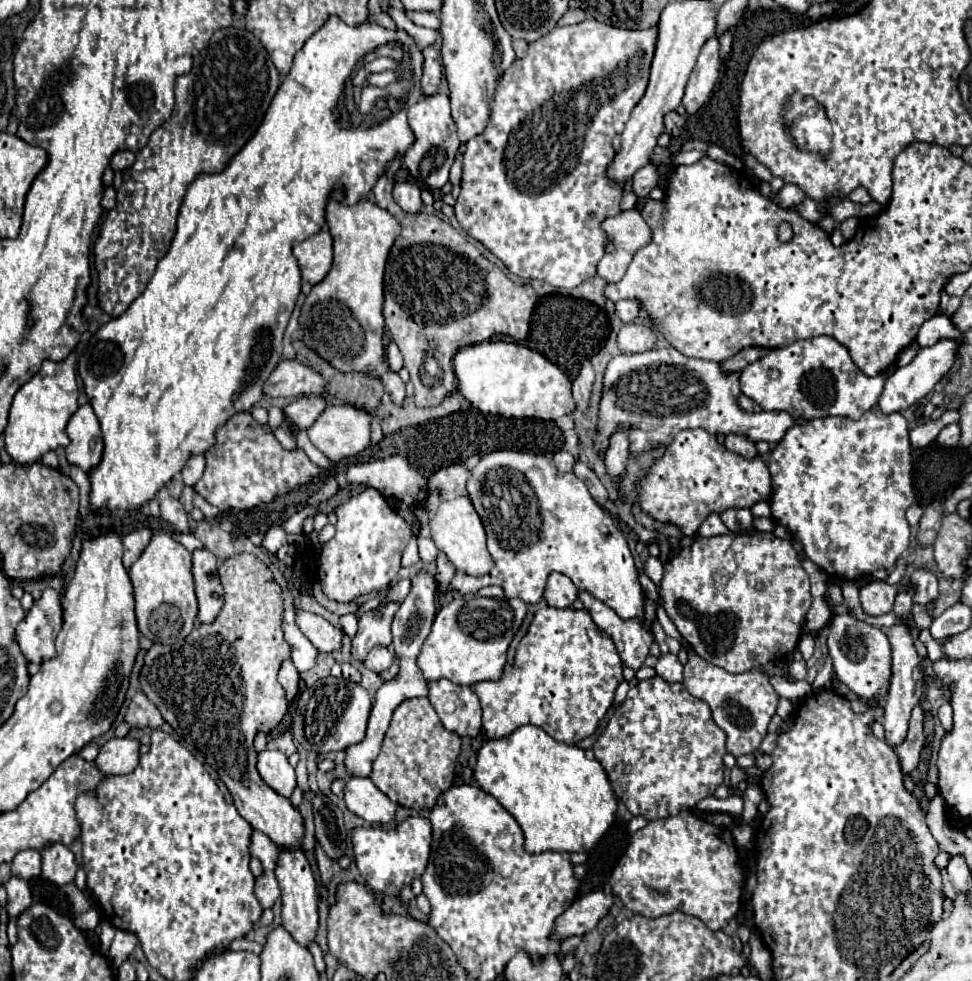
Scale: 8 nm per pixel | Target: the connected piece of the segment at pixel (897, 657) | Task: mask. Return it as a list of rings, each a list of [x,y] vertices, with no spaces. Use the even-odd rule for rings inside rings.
[[[911,588],[911,592],[899,592],[899,596],[895,596],[895,608],[893,614],[897,616],[897,624],[889,626],[885,632],[889,636],[891,642],[891,650],[893,650],[893,678],[891,678],[891,686],[889,686],[889,694],[885,700],[885,714],[881,718],[883,728],[885,728],[885,740],[889,746],[899,746],[903,744],[905,736],[907,736],[907,728],[909,728],[909,718],[911,718],[911,710],[913,706],[921,700],[923,696],[923,670],[921,670],[921,656],[915,650],[913,644],[913,634],[911,634],[911,626],[903,622],[903,618],[913,618],[911,616],[911,608],[913,608],[913,596],[915,590]]]

